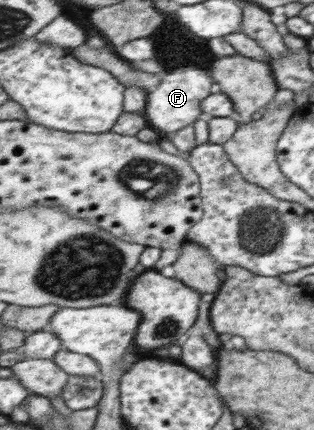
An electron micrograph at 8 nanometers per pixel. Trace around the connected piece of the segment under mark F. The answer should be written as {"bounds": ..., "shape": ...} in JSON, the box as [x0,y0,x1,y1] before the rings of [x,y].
{"bounds":[143,68,213,136],"shape":[[[201,68],[173,70],[160,80],[152,92],[146,93],[143,117],[149,122],[150,128],[152,130],[155,128],[161,136],[185,128],[187,125],[191,125],[191,122],[195,122],[197,116],[202,112],[201,104],[203,98],[209,96],[211,84],[213,84],[213,80]]]}

